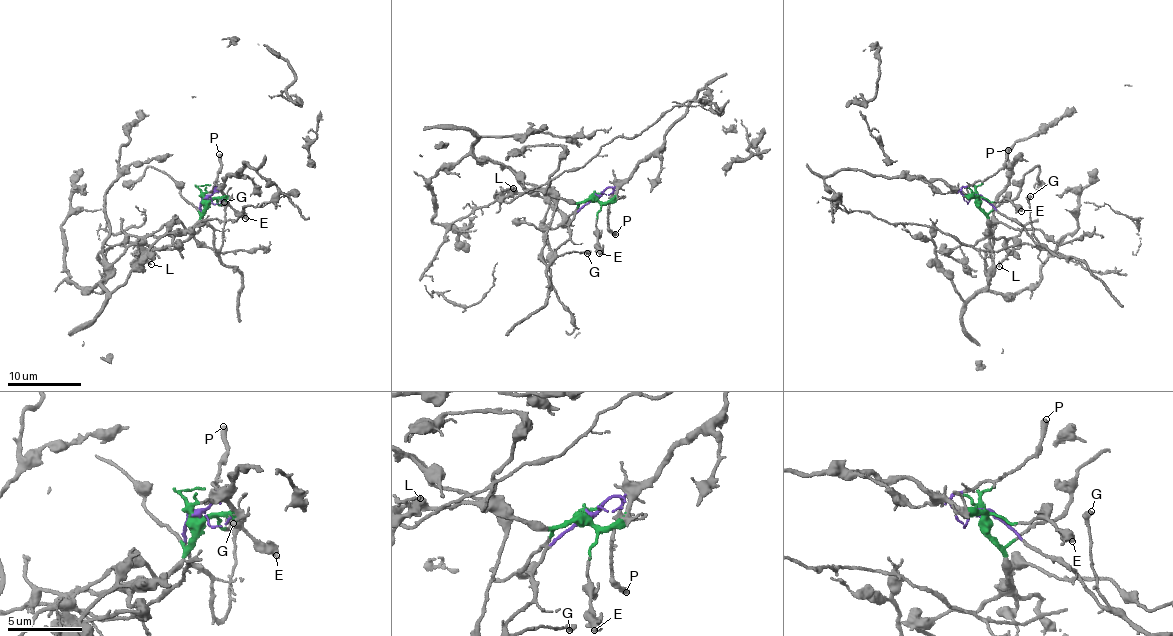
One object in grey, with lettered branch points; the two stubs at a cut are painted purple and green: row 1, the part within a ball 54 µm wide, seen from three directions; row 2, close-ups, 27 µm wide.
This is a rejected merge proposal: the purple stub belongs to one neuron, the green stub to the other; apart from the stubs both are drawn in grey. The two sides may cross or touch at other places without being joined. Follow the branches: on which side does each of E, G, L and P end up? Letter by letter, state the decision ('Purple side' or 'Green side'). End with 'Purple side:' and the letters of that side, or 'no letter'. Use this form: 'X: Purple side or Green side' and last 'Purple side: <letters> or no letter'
E: Green side
G: Purple side
L: Green side
P: Purple side
Purple side: G, P

